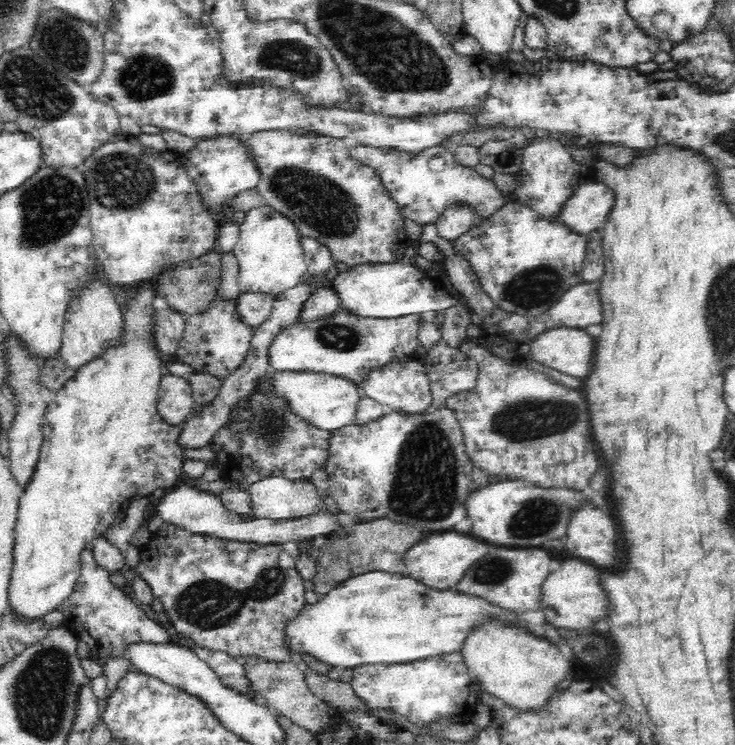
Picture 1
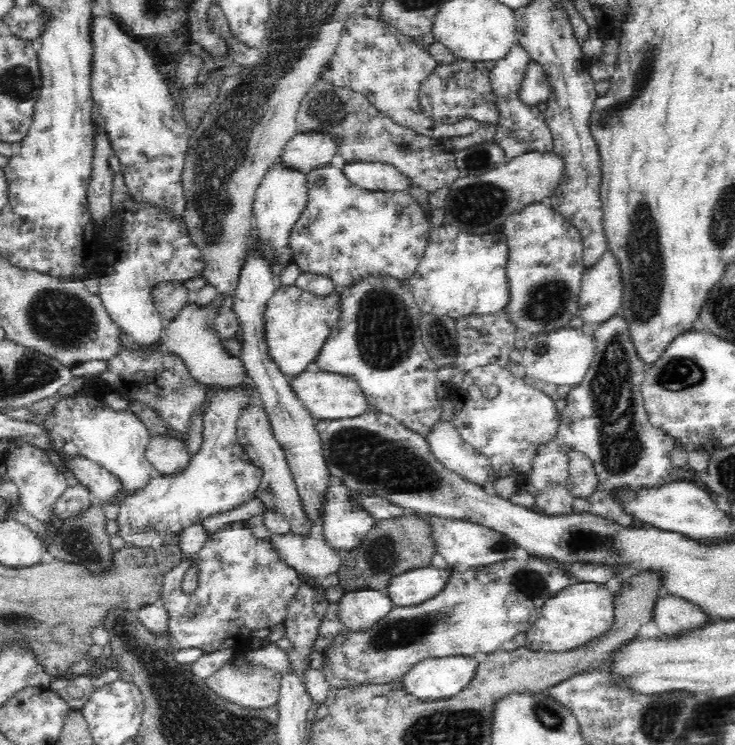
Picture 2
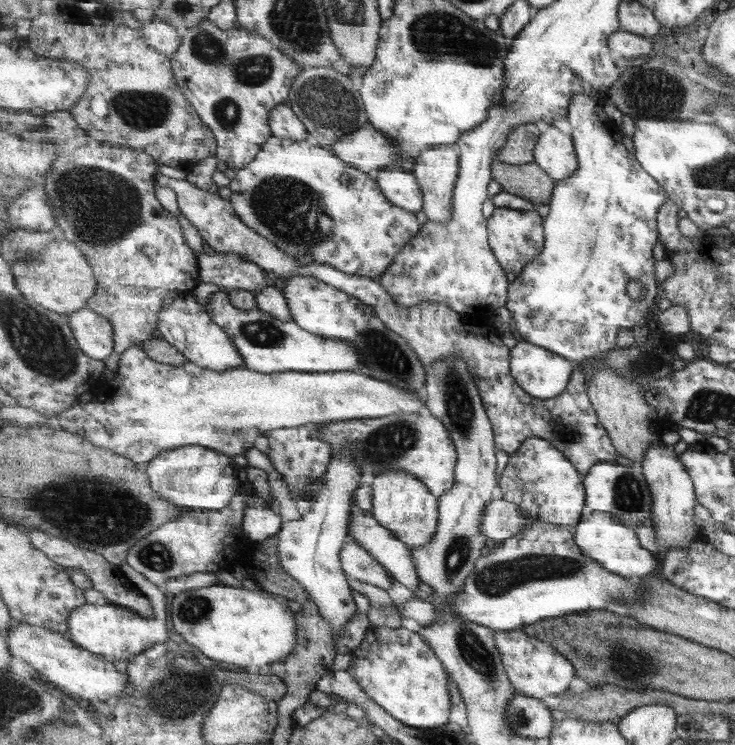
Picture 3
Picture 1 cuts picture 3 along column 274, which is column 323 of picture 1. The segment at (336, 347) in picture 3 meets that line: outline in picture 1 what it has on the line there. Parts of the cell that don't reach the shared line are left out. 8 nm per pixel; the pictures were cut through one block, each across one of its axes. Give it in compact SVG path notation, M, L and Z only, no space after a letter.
M344 307L322 318L294 321L294 324L282 328L271 341L270 369L318 372L323 375L343 376L359 383L370 369L416 358L421 321L418 314L399 316L396 319L379 319L356 315Z

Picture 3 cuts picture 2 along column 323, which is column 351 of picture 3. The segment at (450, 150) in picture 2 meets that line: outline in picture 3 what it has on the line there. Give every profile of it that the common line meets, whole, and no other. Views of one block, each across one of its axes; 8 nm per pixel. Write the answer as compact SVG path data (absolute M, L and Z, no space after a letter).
M305 67L304 70L301 70L301 74L296 76L295 82L293 82L287 104L290 104L291 108L301 117L301 120L309 129L309 134L317 140L319 146L331 149L333 148L333 143L341 139L341 137L369 125L369 116L365 108L366 104L361 96L358 83L349 75L339 73L333 67Z

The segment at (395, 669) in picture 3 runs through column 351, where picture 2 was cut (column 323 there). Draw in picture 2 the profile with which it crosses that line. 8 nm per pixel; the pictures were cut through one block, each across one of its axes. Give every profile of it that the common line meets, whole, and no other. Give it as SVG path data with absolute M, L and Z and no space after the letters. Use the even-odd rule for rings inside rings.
M540 557L522 562L514 558L462 571L456 569L446 586L434 598L420 604L395 606L373 627L362 632L350 632L342 628L342 631L334 637L330 648L323 653L325 659L319 671L326 675L326 681L330 683L331 688L355 688L362 684L385 684L400 680L406 675L410 666L426 657L473 656L476 652L492 654L504 642L512 641L514 636L527 631L539 617L544 601L571 583L570 577L566 574L565 564ZM512 606L528 608L528 620L512 622L510 620Z

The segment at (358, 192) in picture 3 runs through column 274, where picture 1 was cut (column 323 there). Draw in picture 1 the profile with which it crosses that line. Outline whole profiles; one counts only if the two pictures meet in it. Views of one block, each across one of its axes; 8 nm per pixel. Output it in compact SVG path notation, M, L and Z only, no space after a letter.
M290 129L286 130L257 130L245 135L244 139L239 141L243 144L248 156L252 159L256 170L259 172L259 181L257 190L263 202L274 211L282 214L288 218L298 229L298 236L306 238L314 238L324 244L330 249L334 256L335 263L345 263L348 268L356 267L362 264L398 264L405 261L406 246L410 244L411 239L405 231L405 220L402 213L398 211L398 206L390 199L386 187L383 186L381 180L378 178L376 171L373 168L364 166L352 160L349 155L349 149L346 147L343 138L322 136L316 134L302 134L292 132Z

